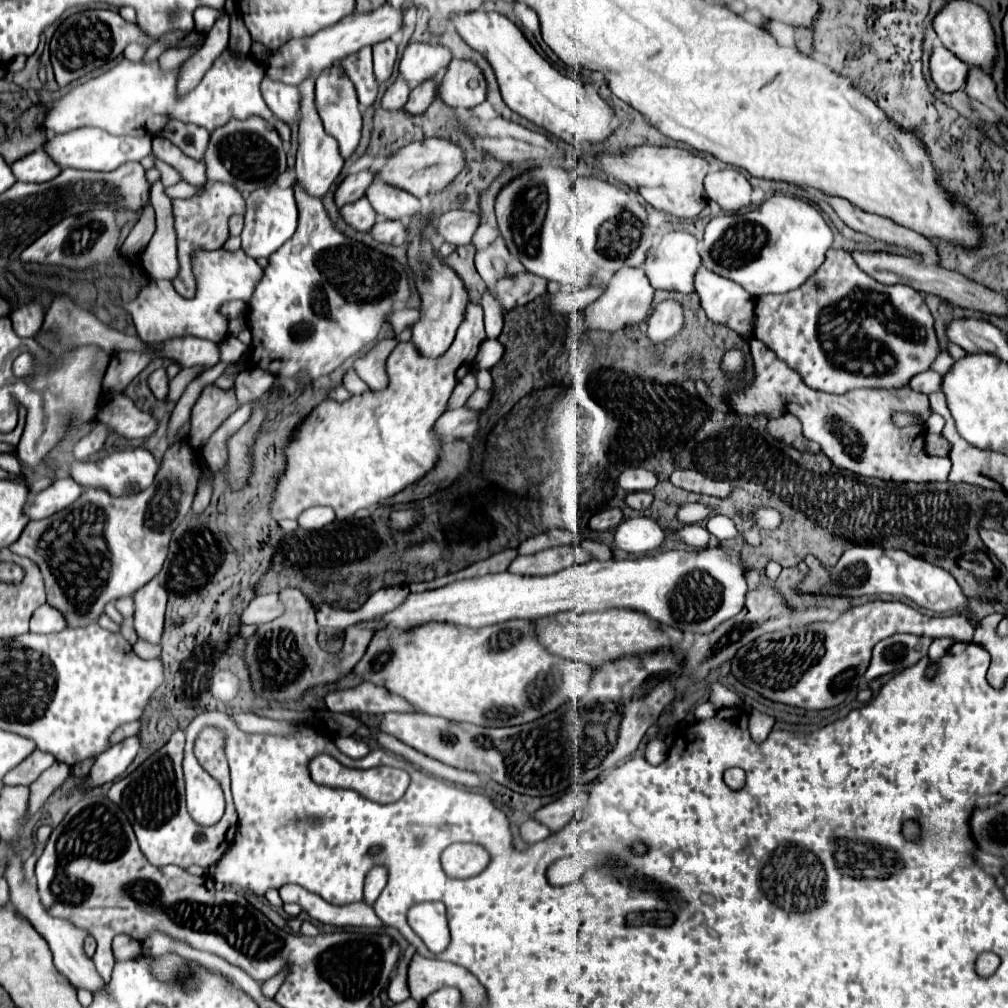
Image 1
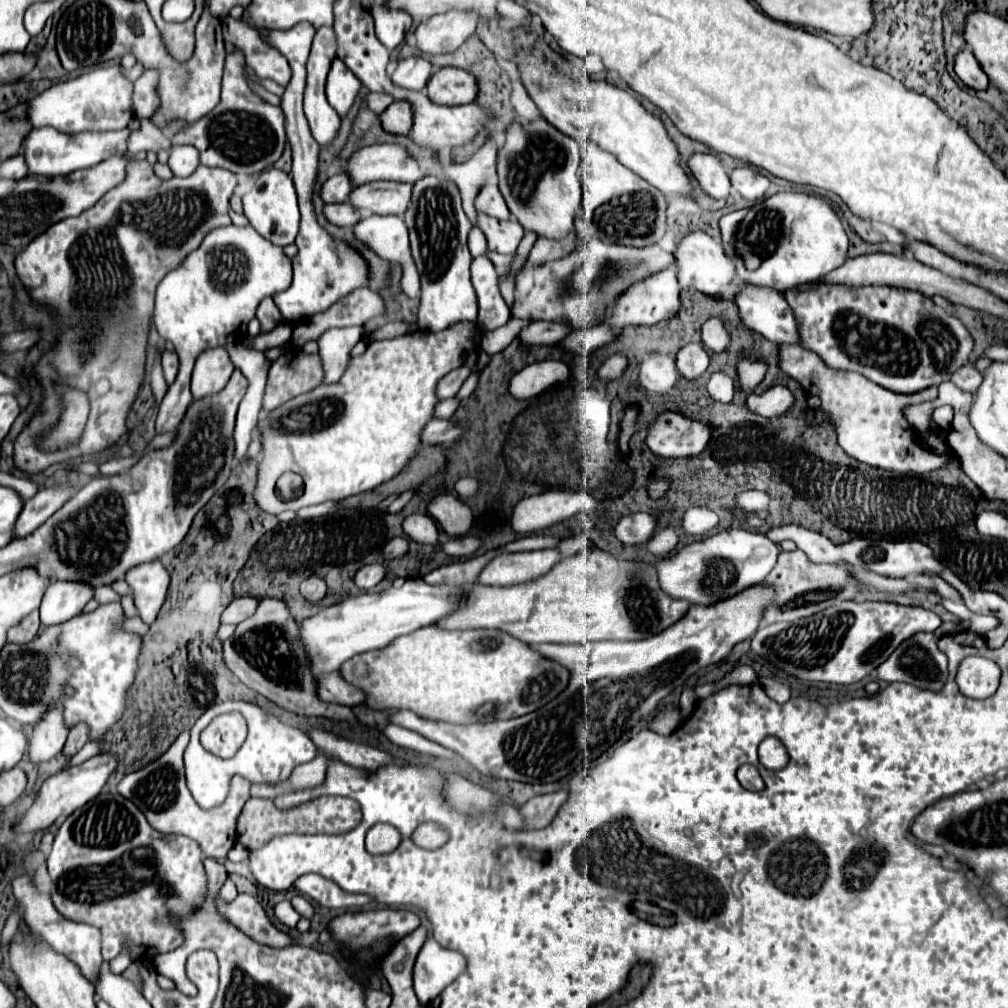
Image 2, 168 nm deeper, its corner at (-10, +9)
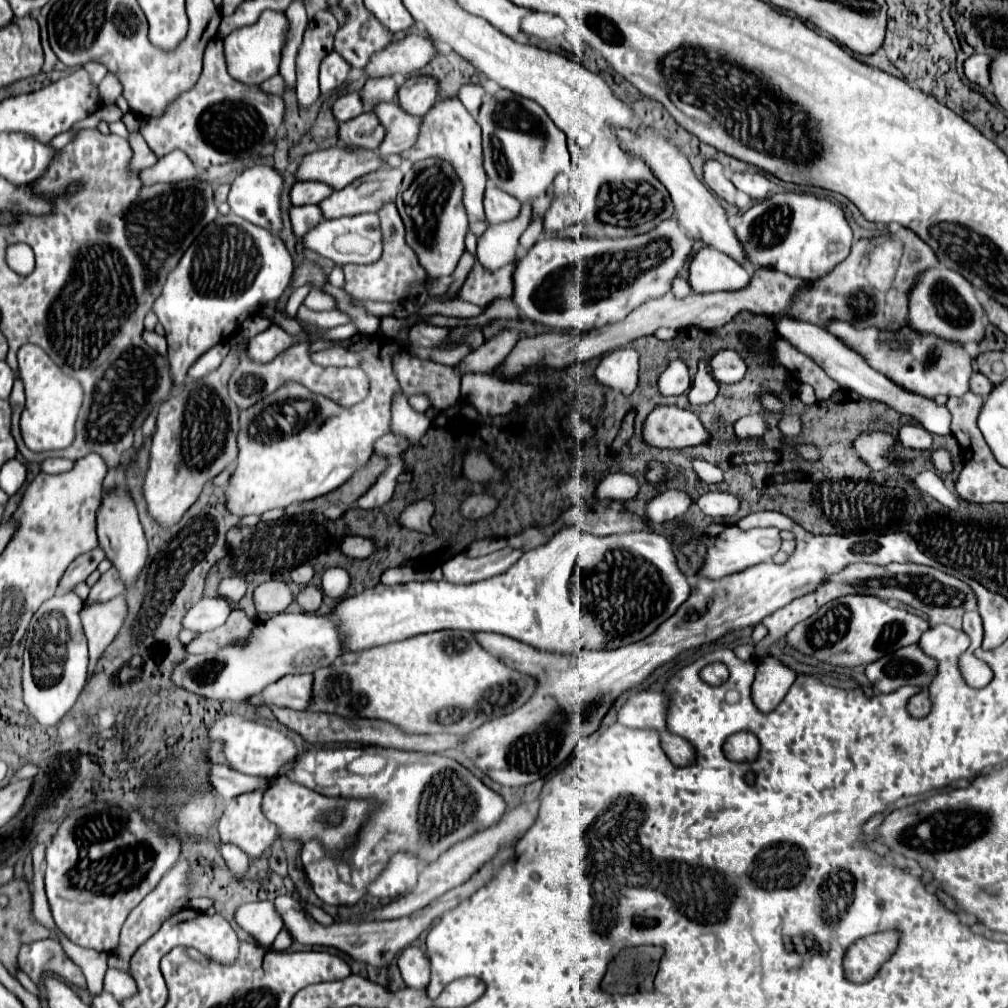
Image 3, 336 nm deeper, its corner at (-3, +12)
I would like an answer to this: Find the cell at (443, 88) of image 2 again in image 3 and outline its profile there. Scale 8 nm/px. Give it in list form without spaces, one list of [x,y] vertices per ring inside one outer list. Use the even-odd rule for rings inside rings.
[[[431,75],[409,77],[397,93],[401,107],[411,115],[425,115],[439,97],[439,83]]]

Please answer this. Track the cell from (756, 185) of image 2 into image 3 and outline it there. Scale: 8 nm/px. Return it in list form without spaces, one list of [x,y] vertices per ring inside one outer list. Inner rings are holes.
[[[743,171],[743,173],[733,173],[731,175],[731,183],[747,193],[751,199],[765,199],[769,195],[769,181],[763,173],[753,173],[753,171]]]

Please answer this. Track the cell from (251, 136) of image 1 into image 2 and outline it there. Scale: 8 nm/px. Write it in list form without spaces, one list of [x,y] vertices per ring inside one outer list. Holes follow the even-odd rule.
[[[238,50],[226,56],[224,74],[222,74],[222,96],[218,106],[202,116],[198,122],[178,130],[170,142],[172,146],[178,144],[192,144],[200,152],[200,164],[226,168],[234,174],[258,174],[264,168],[272,166],[284,150],[286,132],[284,132],[284,112],[280,106],[272,106],[256,96],[244,76],[242,76],[244,54]]]

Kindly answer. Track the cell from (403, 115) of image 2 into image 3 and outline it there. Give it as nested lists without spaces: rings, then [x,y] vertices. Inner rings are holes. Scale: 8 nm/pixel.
[[[375,111],[363,113],[347,123],[339,125],[339,139],[345,141],[349,147],[361,147],[361,149],[379,149],[379,145],[385,139],[385,127],[381,125]]]

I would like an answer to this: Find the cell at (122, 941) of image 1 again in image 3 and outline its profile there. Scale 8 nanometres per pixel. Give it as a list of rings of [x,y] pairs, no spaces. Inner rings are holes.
[[[53,921],[47,923],[49,929],[55,931],[55,939],[59,939],[63,951],[67,953],[67,957],[81,967],[85,979],[87,979],[87,989],[89,993],[99,993],[103,989],[103,977],[107,971],[107,953],[98,952],[93,949],[83,949],[75,943],[71,943],[55,925]]]

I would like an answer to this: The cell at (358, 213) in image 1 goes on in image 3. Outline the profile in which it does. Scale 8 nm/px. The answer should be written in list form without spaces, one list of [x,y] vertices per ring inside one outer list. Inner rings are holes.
[[[299,205],[299,207],[291,207],[289,215],[291,215],[293,233],[297,237],[307,235],[307,231],[315,229],[323,221],[323,211],[319,211],[319,205]]]

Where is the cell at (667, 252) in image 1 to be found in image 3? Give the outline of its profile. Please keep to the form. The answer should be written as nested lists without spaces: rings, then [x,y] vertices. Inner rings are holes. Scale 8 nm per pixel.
[[[701,247],[689,261],[689,285],[693,293],[713,291],[737,291],[749,283],[751,275],[745,267],[739,267],[735,259],[723,255],[715,247]]]

